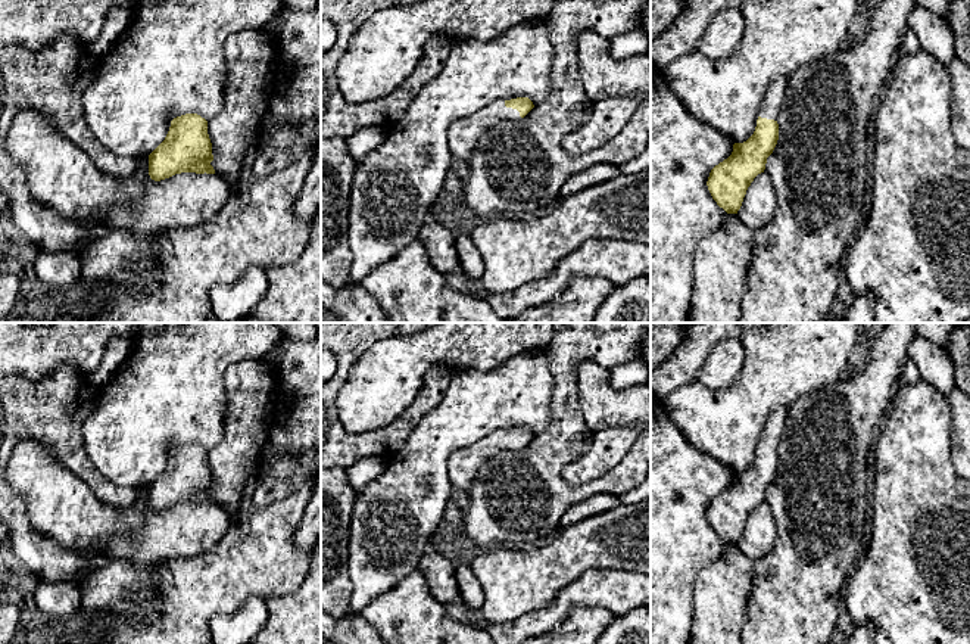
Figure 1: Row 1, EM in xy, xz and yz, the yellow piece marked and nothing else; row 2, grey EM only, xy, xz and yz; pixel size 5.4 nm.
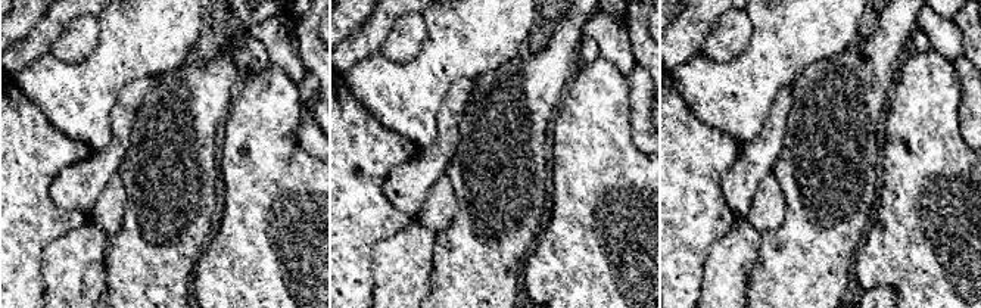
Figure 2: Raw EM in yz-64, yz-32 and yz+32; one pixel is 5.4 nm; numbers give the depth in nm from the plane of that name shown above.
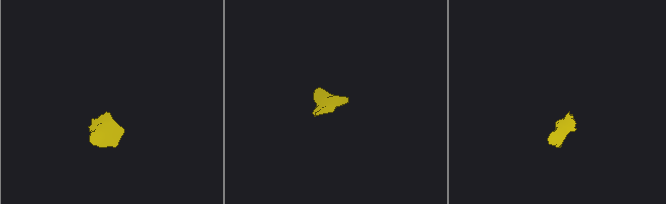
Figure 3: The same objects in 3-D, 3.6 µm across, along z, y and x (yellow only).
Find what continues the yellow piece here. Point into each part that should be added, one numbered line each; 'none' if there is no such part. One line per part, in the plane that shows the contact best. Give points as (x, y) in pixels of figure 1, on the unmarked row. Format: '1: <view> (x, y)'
1: xz (464, 464)

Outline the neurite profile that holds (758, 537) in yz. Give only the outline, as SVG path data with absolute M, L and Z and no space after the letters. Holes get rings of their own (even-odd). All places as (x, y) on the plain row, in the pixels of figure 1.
M764 501L758 504L748 517L737 547L745 556L755 561L773 550L776 538L776 520L770 505Z

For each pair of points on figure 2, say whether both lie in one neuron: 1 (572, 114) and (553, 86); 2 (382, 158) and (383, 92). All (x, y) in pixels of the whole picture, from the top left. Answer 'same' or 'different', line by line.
1: different
2: different

